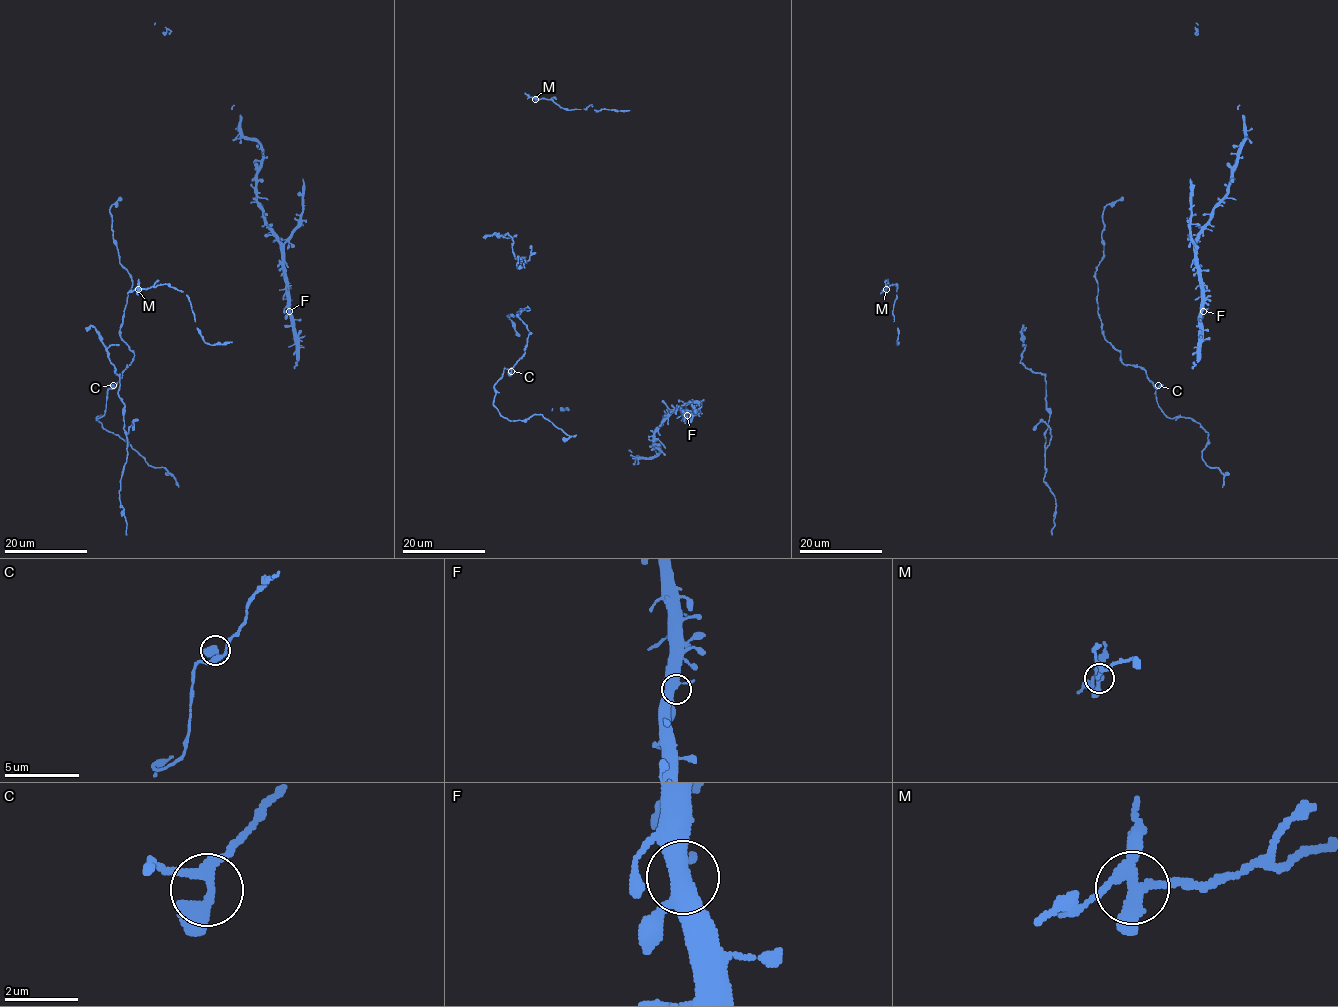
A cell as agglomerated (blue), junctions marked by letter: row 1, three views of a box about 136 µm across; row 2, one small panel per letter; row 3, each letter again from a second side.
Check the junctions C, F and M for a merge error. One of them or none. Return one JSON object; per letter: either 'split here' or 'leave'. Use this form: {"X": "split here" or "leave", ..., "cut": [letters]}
{"C": "leave", "F": "leave", "M": "split here", "cut": ["M"]}

